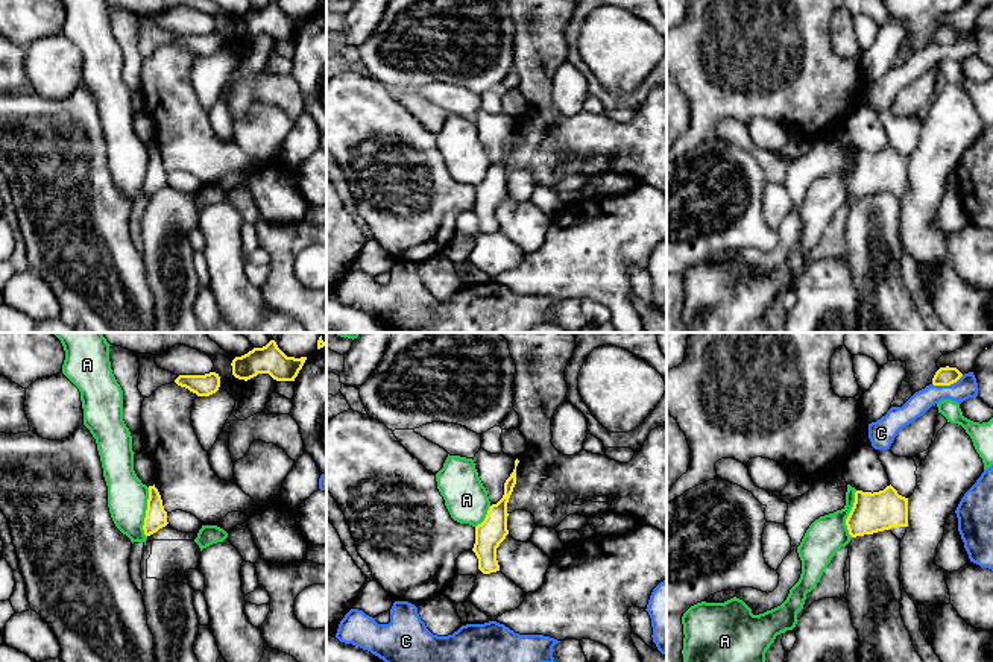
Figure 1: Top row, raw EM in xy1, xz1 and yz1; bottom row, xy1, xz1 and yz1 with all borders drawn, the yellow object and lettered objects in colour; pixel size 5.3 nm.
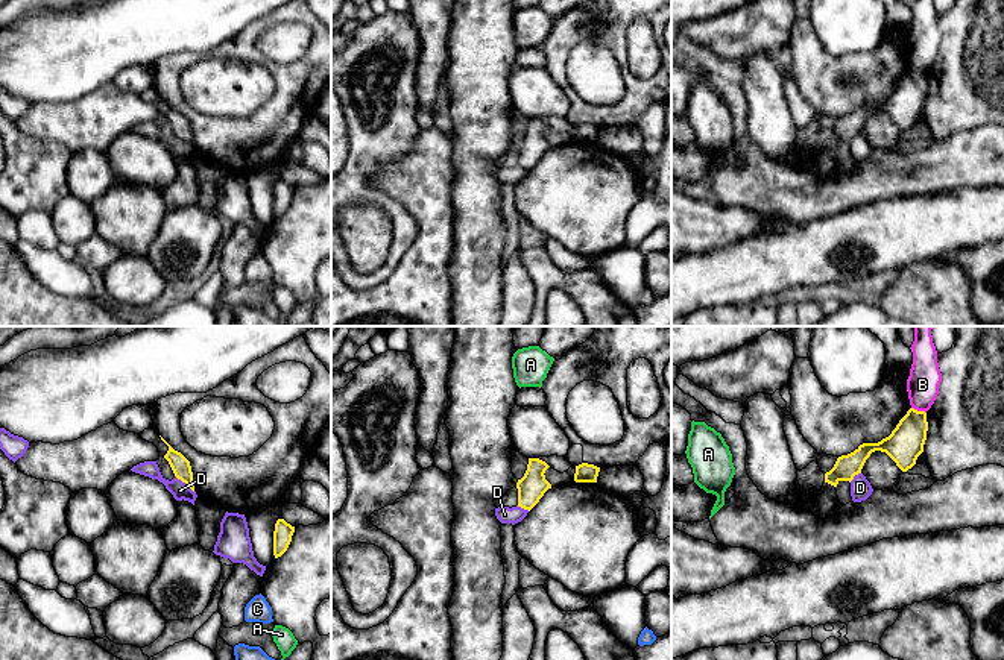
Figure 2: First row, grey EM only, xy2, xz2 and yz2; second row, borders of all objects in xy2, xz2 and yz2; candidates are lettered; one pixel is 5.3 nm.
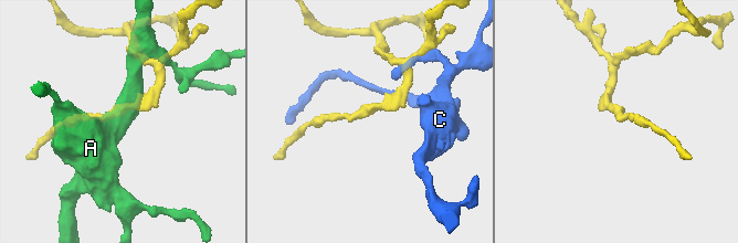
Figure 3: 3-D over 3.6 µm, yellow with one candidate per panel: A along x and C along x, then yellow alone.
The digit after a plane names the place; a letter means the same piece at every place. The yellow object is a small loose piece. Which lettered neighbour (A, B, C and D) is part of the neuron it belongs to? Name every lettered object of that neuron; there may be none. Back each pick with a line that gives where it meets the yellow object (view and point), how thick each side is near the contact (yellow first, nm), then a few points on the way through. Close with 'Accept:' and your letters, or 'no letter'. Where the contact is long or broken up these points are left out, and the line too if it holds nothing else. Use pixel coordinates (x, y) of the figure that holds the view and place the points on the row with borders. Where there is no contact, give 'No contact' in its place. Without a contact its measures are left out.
Accept: no letter

